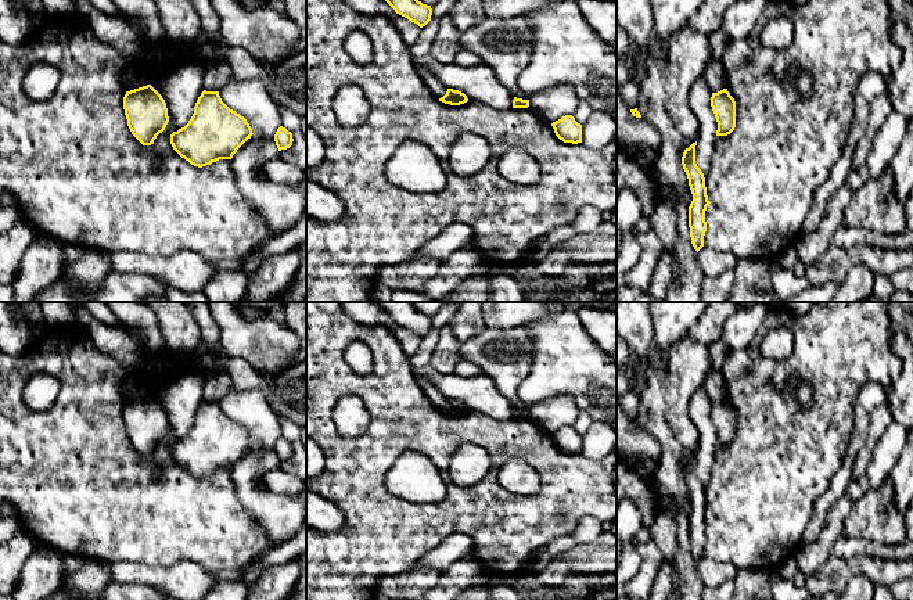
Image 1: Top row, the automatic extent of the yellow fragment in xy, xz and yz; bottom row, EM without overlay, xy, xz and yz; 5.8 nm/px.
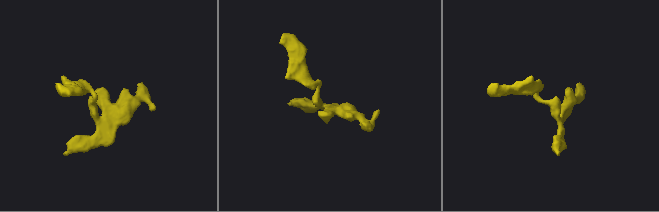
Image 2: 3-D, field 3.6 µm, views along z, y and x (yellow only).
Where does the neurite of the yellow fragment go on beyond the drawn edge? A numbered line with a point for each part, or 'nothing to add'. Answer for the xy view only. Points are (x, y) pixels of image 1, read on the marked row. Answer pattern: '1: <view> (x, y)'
1: xy (135, 76)

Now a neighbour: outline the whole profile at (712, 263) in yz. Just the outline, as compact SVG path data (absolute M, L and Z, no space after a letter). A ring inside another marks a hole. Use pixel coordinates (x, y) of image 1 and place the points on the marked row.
M702 247L698 251L700 267L705 276L716 277L723 272L734 272L738 258L730 252L718 252L712 248Z

